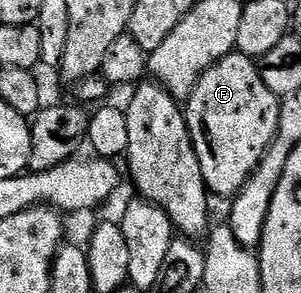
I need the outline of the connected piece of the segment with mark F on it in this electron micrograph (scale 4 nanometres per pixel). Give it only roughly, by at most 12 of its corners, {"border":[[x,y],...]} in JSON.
{"border":[[230,53],[185,116],[214,196],[243,190],[277,135],[280,98]]}

